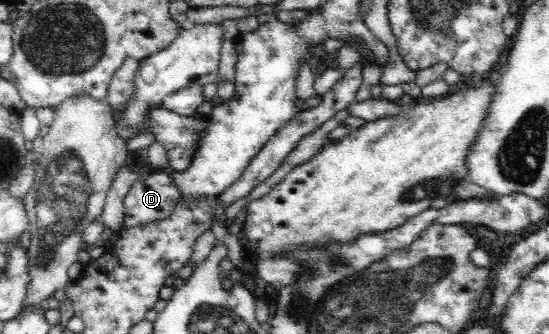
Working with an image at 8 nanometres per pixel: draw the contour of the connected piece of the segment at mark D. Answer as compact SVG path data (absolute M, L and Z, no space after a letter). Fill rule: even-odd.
M159 170L136 181L125 196L122 231L168 219L181 197L171 178Z

